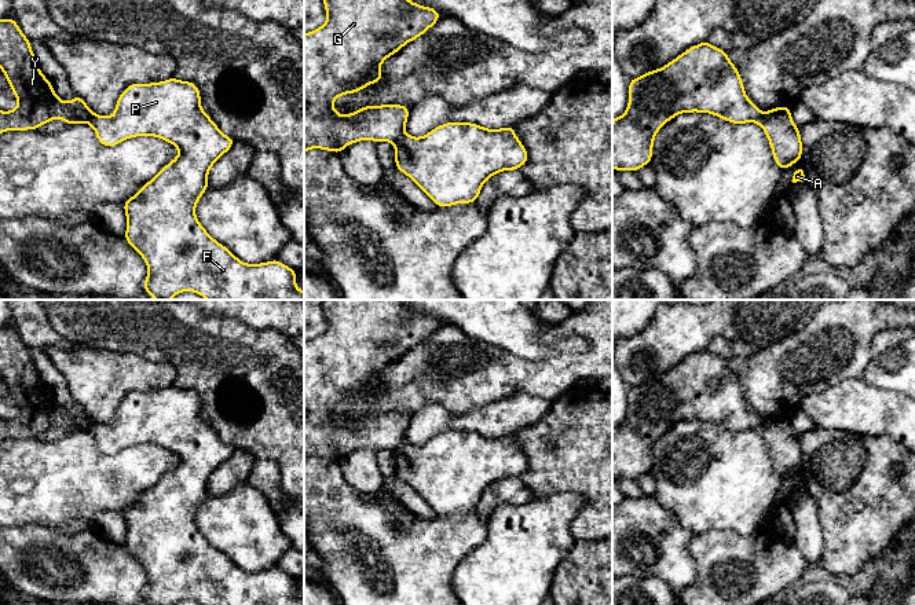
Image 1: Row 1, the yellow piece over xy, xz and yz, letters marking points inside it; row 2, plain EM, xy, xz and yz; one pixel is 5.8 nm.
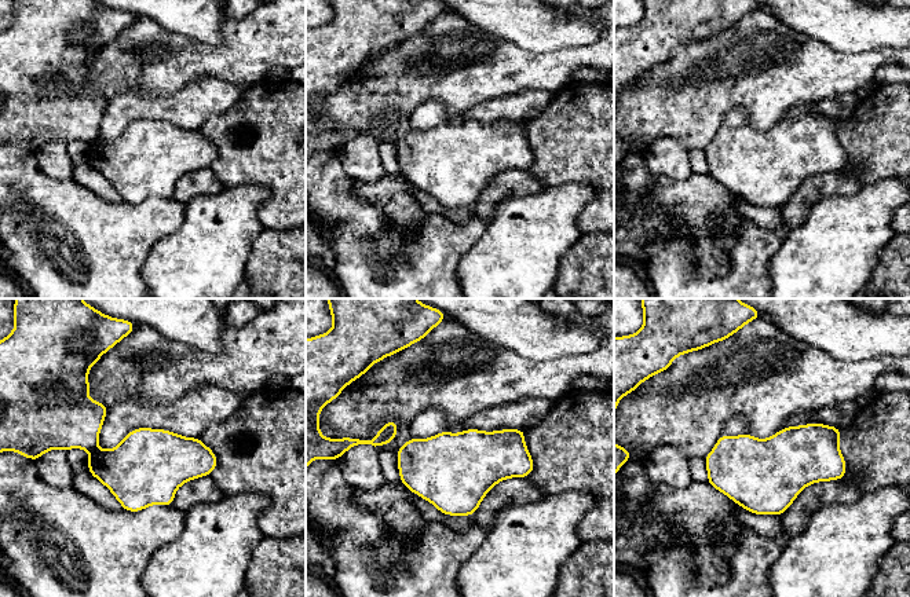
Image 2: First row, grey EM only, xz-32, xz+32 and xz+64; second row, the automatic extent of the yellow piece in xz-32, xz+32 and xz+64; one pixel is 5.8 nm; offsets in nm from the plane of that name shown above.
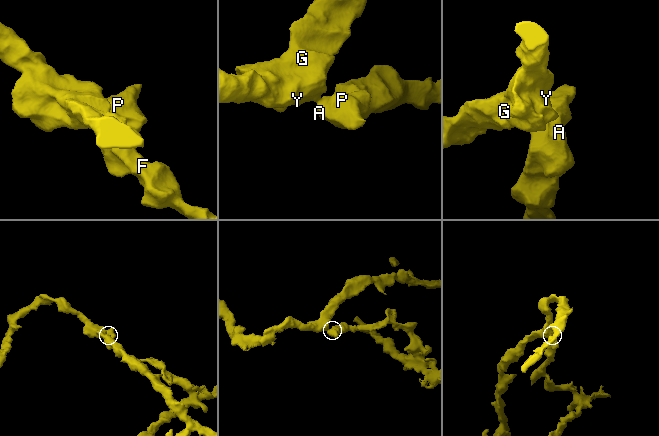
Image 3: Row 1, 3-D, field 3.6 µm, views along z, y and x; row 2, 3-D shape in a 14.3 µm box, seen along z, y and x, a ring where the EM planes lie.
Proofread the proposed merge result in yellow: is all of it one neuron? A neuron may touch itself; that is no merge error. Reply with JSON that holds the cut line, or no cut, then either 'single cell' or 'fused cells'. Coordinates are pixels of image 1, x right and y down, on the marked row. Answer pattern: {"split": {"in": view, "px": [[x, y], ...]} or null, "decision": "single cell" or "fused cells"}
{"split": {"in": "xz", "px": [[405, 134], [394, 142]]}, "decision": "fused cells"}

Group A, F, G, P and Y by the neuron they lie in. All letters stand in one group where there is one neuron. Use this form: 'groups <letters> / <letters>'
groups A F P / G Y

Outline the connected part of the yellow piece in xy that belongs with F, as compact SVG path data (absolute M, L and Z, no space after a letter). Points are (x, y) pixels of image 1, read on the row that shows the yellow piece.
M171 77L161 82L133 82L118 96L111 117L92 114L88 124L105 147L147 135L160 138L180 151L122 204L128 223L124 239L147 264L143 289L150 297L171 300L180 292L194 292L206 300L304 300L304 292L296 287L297 271L277 258L245 264L215 241L195 217L195 205L209 187L209 169L235 140L224 135L201 109L201 94L193 81Z

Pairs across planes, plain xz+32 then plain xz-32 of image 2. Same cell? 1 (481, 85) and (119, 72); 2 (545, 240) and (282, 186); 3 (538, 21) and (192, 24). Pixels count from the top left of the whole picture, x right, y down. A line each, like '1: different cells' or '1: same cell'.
1: same cell
2: different cells
3: same cell

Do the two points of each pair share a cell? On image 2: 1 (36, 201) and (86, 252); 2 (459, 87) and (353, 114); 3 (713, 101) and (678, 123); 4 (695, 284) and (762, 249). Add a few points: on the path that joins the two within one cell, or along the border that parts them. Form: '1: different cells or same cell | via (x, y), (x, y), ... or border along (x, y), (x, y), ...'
1: same cell | via (47, 213), (73, 240)
2: same cell | via (432, 87), (383, 87), (379, 91)
3: same cell | via (705, 101), (700, 101), (686, 114)
4: same cell | via (712, 284), (727, 284), (745, 266)

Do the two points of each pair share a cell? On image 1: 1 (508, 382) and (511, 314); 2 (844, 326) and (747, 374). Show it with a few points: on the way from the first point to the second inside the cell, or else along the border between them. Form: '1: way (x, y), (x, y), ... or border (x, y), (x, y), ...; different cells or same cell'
1: border (479, 341), (486, 341), (522, 358), (541, 359); different cells
2: way (820, 349), (809, 360), (782, 374), (771, 374); same cell

